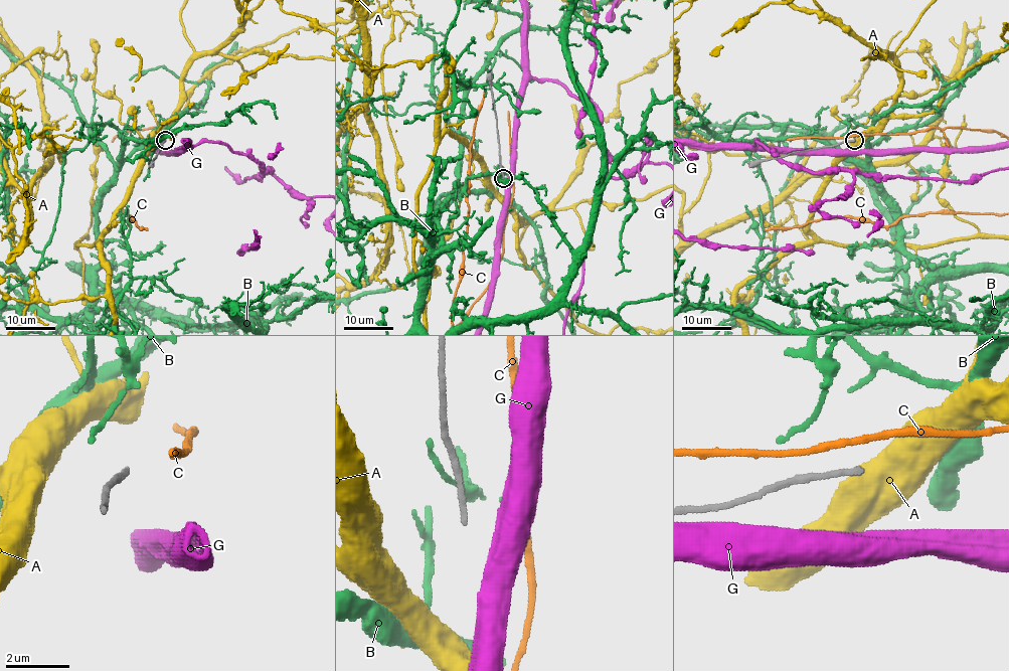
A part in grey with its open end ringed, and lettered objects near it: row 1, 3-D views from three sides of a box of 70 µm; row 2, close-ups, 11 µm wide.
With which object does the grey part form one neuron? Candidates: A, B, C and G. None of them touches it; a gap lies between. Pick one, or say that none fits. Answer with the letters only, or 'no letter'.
no letter

